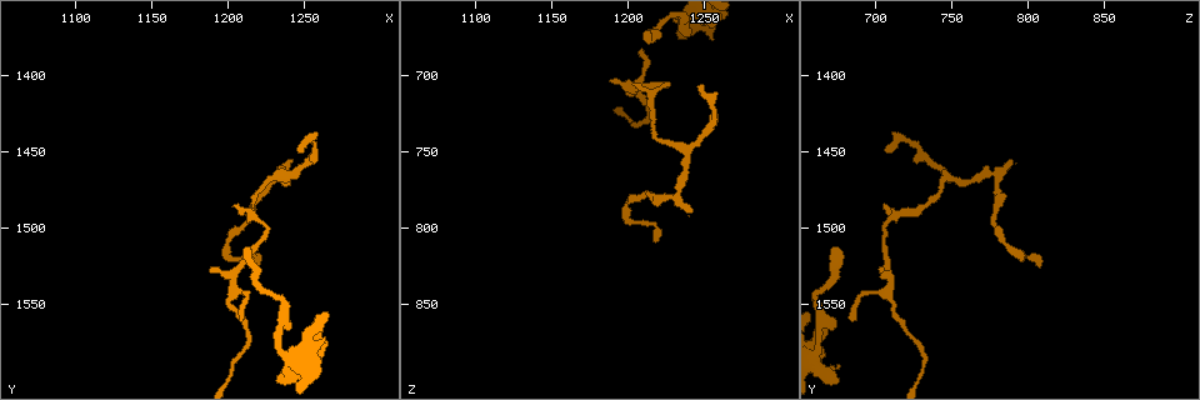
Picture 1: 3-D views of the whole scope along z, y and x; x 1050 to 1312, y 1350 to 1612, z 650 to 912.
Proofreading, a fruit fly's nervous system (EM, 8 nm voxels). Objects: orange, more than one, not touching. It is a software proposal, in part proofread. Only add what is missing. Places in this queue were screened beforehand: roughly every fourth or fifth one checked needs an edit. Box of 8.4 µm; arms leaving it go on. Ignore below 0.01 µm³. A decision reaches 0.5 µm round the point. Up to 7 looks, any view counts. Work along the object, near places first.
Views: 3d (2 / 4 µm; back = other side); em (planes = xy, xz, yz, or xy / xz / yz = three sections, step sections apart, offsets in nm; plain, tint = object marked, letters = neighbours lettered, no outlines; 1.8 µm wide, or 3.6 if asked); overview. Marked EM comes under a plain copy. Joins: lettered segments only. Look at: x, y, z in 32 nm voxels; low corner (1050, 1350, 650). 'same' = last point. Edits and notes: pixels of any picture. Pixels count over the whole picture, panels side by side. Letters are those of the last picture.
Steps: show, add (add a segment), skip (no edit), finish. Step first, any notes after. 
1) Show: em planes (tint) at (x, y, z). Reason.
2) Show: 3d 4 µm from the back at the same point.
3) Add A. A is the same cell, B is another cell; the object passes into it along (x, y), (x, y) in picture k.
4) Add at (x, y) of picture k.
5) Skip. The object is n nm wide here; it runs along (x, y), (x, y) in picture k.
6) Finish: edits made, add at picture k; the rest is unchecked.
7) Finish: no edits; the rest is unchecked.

Show: em xz step 16 (tint) at (1210, 1512, 676). Free end.

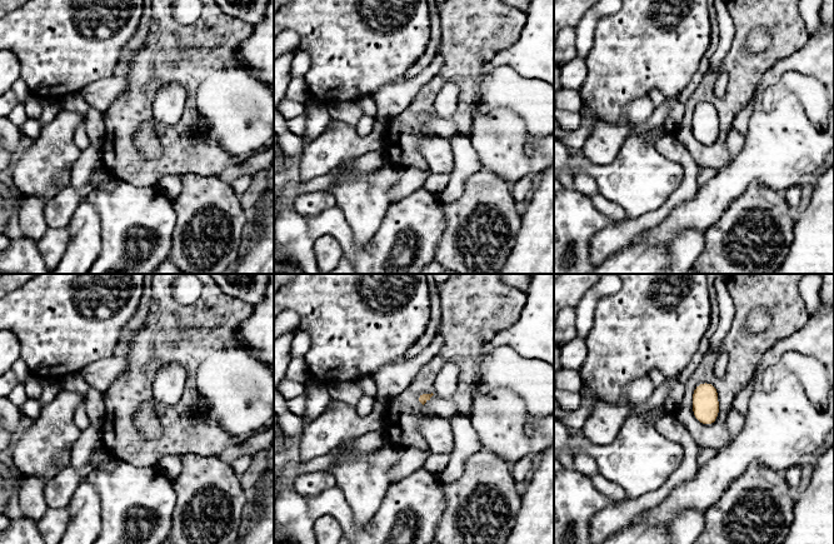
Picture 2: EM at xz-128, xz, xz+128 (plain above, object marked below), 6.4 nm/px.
Show: em planes (letters) at the same point. Another direction.

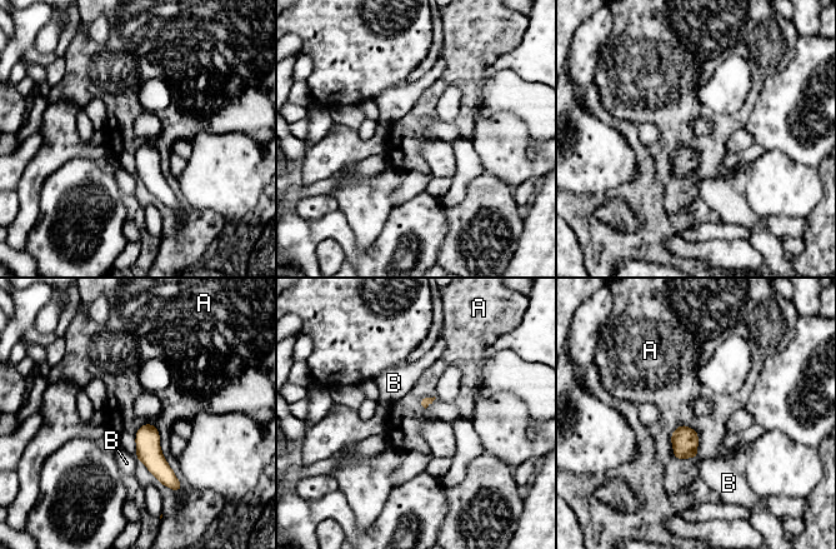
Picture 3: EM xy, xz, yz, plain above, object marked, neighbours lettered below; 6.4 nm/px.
Skip. A and B are other cells; a border runs along (141, 424), (156, 428), (179, 492) in picture 3; none of them fits.

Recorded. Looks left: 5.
Show: em planes (letters) at (1228, 1468, 782). Abrupt turn.

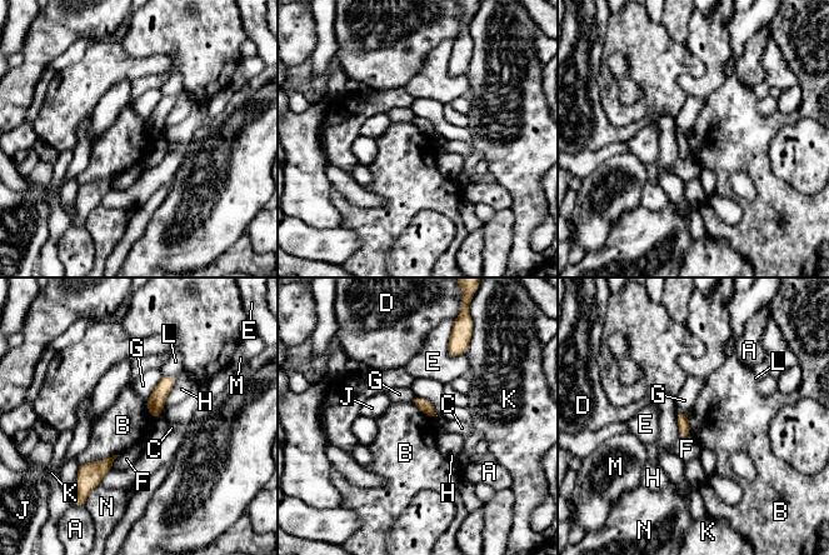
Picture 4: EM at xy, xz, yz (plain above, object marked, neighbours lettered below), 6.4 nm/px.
Skip. The longest contact is with B, 280 nm; A, B, C, D, E, F, G, H, J, K, L, M and N are other cells; a border runs along (119, 454), (79, 465) in picture 4; none of them fits.

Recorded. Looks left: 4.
Show: 3d 2 µm from the back at (1254, 1592, 676). An open end.

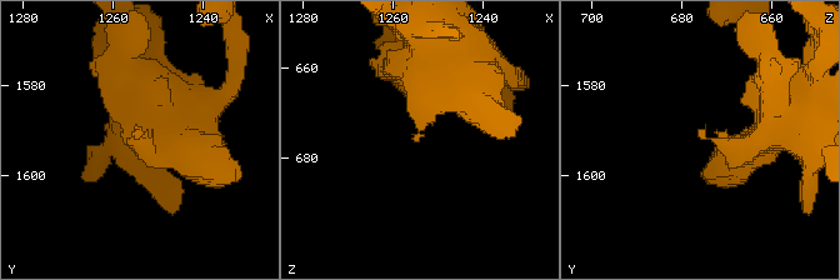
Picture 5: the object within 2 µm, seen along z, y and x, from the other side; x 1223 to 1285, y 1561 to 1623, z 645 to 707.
Show: em planes (letters) at (1255, 1591, 676). Now the EM.

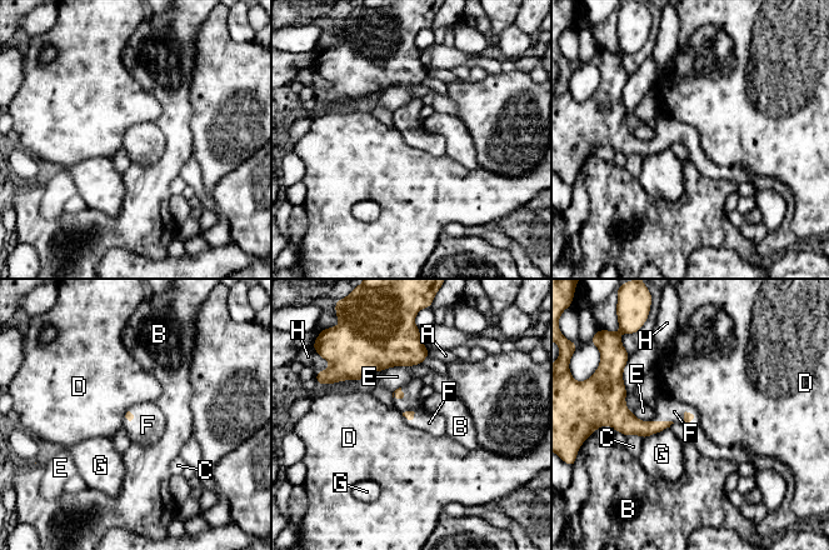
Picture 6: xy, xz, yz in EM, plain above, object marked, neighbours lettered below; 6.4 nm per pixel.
Add F. F is the same cell, A, B, C, D, E, G and H are other cells; the object passes into it along (625, 421), (664, 421), (674, 411) in picture 6; the neuron continues.

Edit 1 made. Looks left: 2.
Finish: edits made, add at picture 6; the rest is unchecked.

